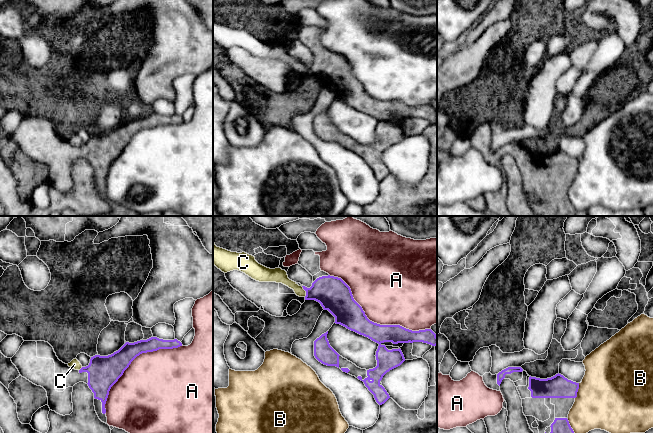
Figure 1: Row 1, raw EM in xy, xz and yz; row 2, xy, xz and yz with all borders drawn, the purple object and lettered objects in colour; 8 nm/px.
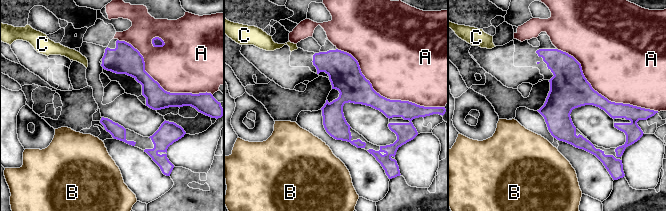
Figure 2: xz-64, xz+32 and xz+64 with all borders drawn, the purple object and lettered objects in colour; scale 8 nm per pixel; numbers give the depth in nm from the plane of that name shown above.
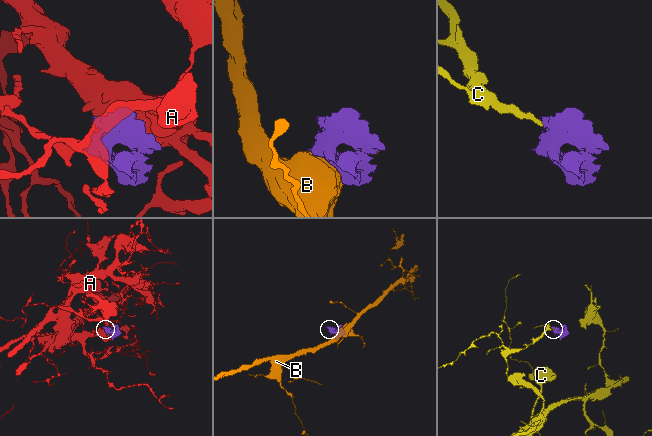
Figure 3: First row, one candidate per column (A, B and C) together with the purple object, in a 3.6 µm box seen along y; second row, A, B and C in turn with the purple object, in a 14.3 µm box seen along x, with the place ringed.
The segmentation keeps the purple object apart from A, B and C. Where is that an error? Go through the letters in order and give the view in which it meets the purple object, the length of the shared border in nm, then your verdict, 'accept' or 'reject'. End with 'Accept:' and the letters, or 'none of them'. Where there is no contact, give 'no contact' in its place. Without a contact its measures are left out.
A: meets purple in xz; contact 900 nm long; reject
B: meets purple in yz; contact 130 nm long; reject
C: meets purple in xz; contact 90 nm long; reject
Accept: none of them

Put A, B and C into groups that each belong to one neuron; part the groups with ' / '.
A / B / C

